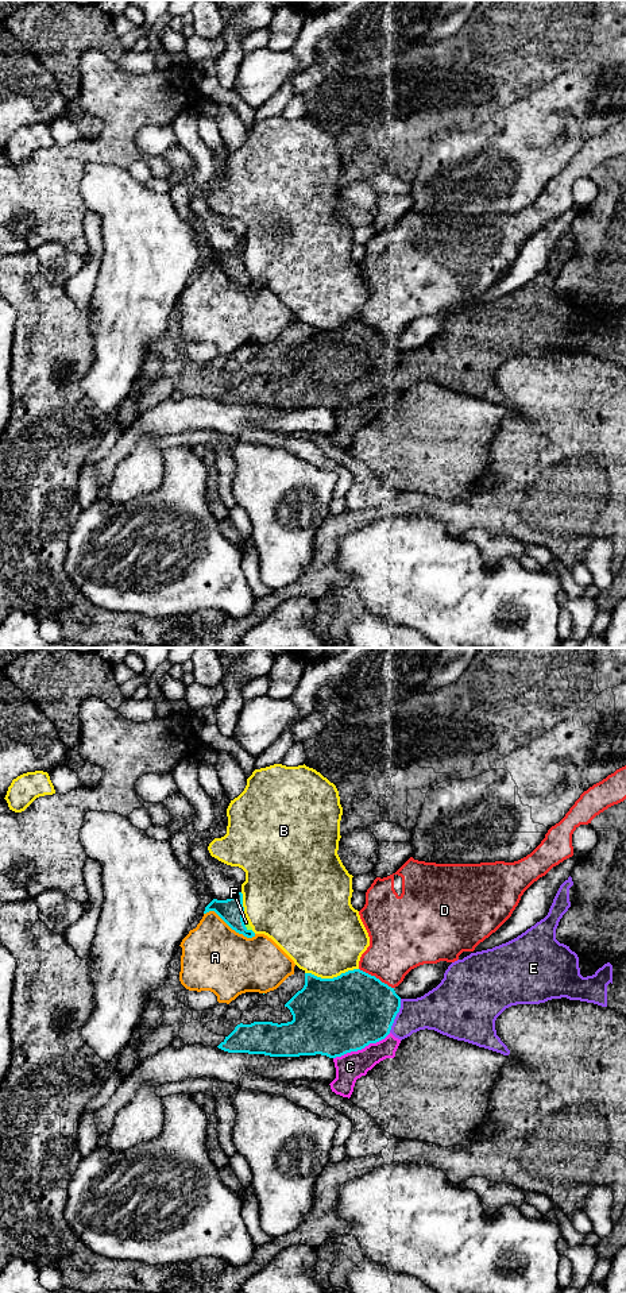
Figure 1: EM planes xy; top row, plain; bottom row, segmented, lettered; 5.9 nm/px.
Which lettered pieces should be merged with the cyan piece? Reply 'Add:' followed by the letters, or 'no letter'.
Add: E, F

